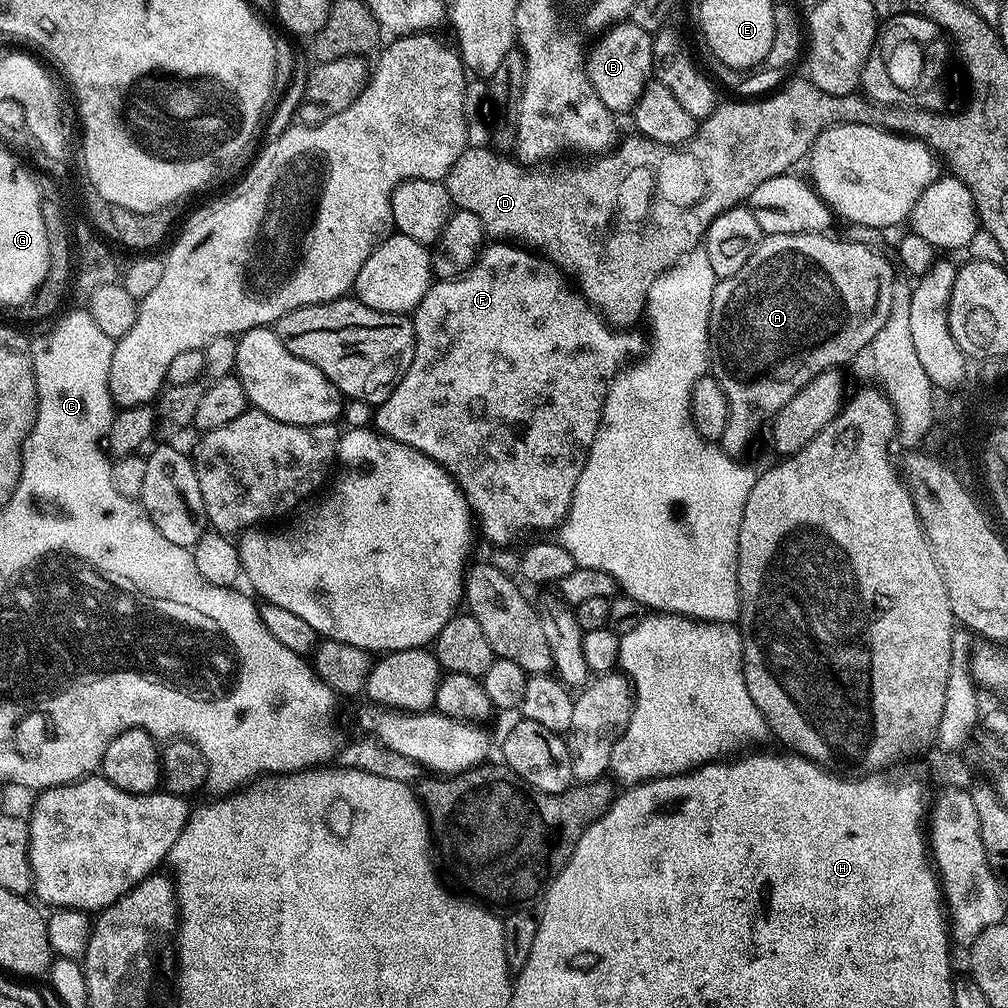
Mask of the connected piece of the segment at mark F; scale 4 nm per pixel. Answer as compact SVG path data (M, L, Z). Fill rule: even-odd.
M511 242L489 243L477 256L471 268L461 276L455 276L452 280L436 280L432 287L426 290L411 321L416 335L414 358L410 362L410 370L402 374L391 394L375 409L375 431L418 450L434 463L440 464L463 492L479 531L480 528L484 531L484 536L490 543L512 544L531 532L544 532L547 528L559 529L568 518L574 490L578 486L578 478L588 457L588 448L596 437L596 428L600 424L608 388L625 367L624 359L627 358L628 351L639 346L639 338L627 336L624 333L627 331L617 330L609 324L551 260L545 260L543 256L533 254Z

